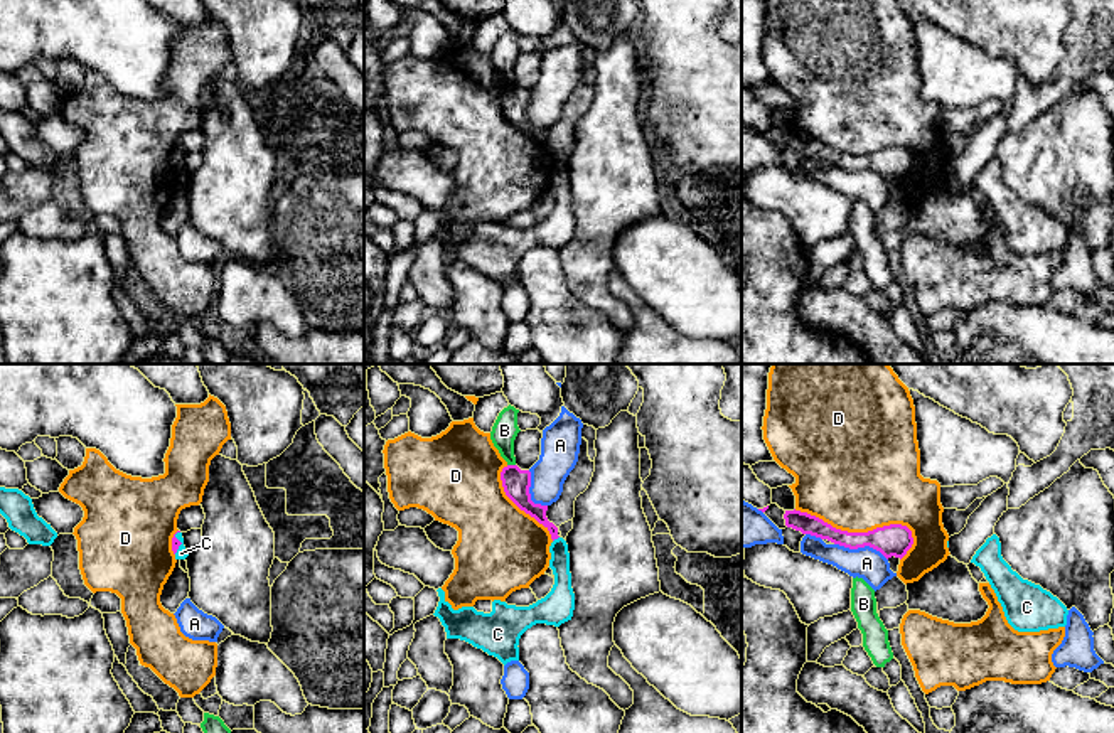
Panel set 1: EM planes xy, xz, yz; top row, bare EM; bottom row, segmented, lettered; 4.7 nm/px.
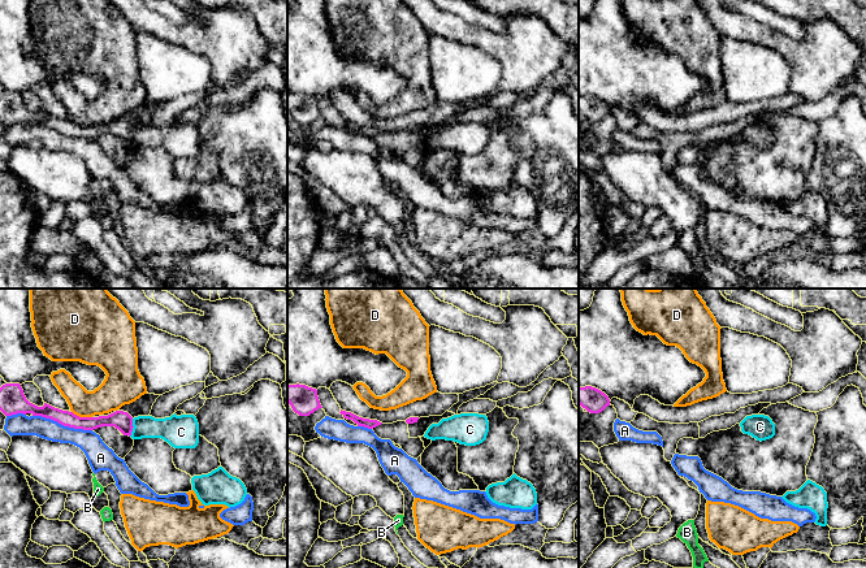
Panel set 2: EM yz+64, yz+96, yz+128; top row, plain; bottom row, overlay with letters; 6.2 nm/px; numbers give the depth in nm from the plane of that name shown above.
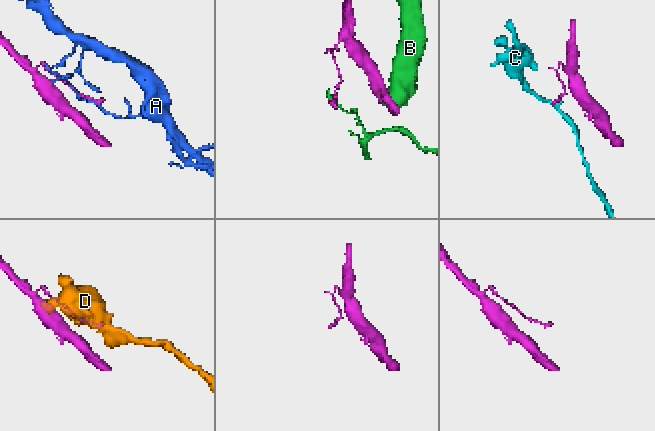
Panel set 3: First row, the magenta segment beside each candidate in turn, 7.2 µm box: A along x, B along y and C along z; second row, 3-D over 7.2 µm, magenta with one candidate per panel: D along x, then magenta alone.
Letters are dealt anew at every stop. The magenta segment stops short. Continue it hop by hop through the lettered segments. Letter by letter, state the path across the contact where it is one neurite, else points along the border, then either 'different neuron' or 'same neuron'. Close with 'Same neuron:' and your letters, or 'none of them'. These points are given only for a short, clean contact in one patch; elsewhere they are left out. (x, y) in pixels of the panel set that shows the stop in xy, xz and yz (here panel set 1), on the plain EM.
A: different neuron
B: border along xz (508, 86), (514, 88); different neuron
C: border along xz (558, 159), (553, 164); different neuron
D: different neuron
Same neuron: none of them

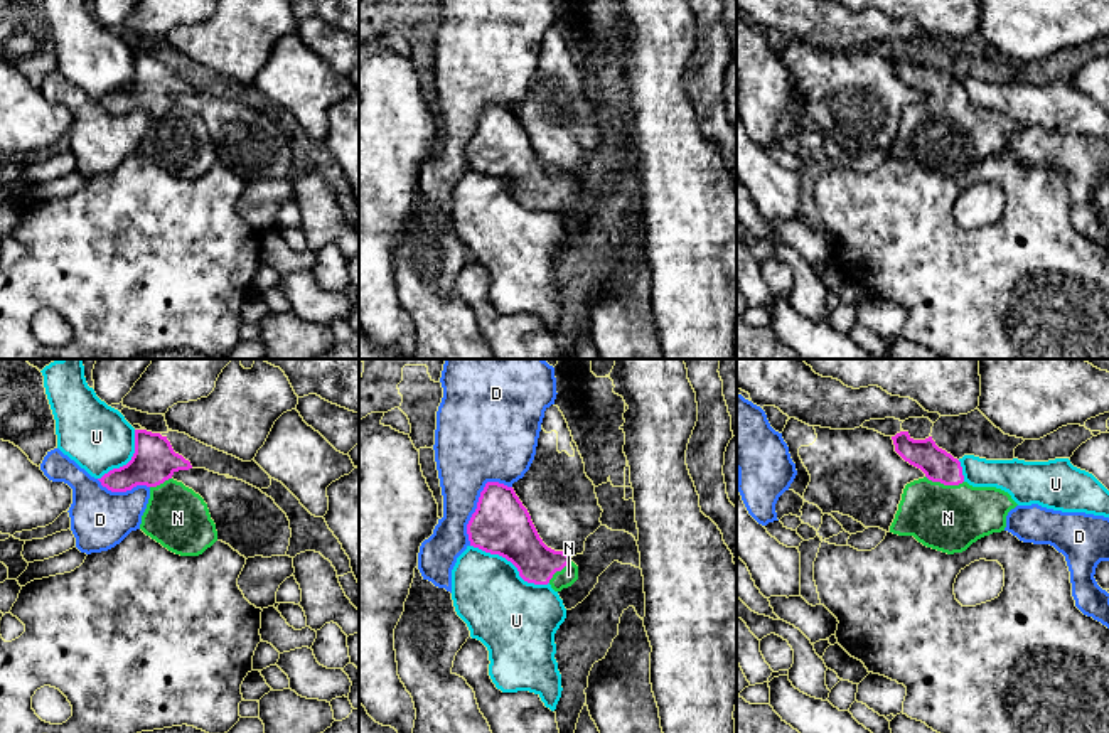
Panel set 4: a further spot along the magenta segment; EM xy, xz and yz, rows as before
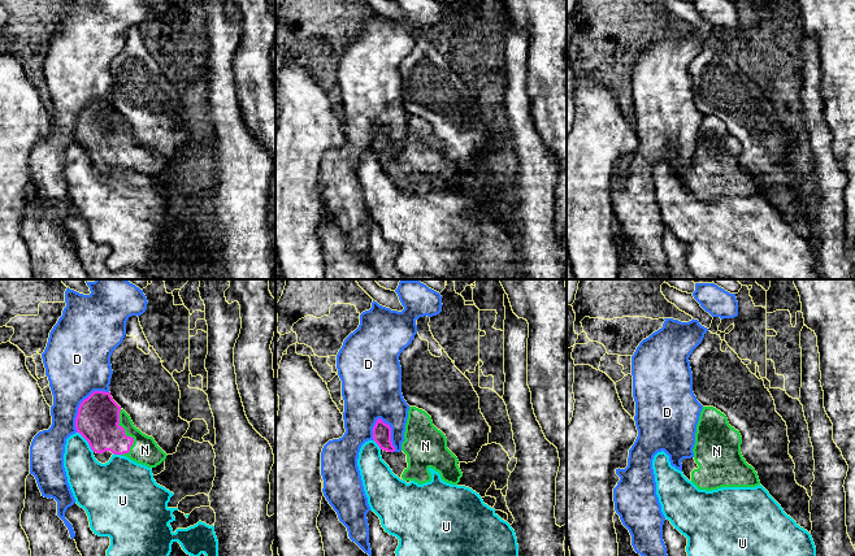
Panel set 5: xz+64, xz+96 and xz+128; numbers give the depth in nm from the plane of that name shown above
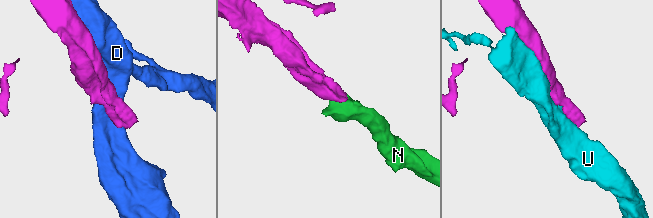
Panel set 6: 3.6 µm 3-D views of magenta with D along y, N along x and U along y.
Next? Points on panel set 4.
D: different neuron
N: runs through yz (937, 88), (942, 93), (944, 107), (944, 133), (948, 140); same neuron
U: different neuron
Same neuron: N

